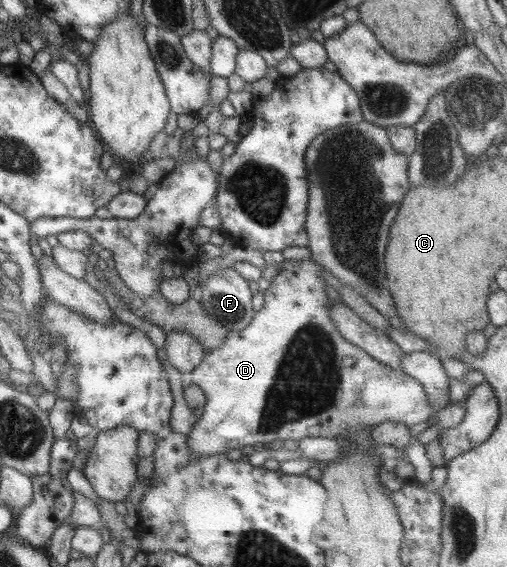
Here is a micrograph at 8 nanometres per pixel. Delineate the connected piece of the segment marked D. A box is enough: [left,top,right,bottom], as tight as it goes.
[185,257,432,457]

